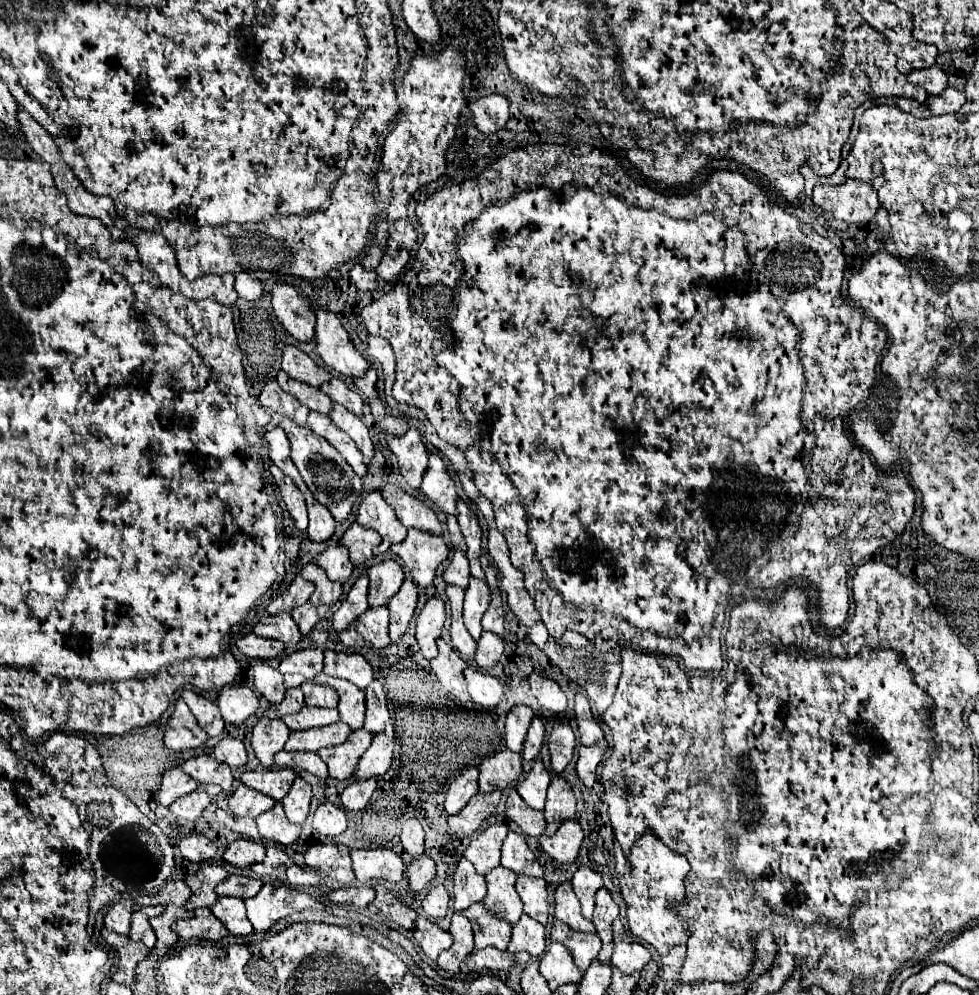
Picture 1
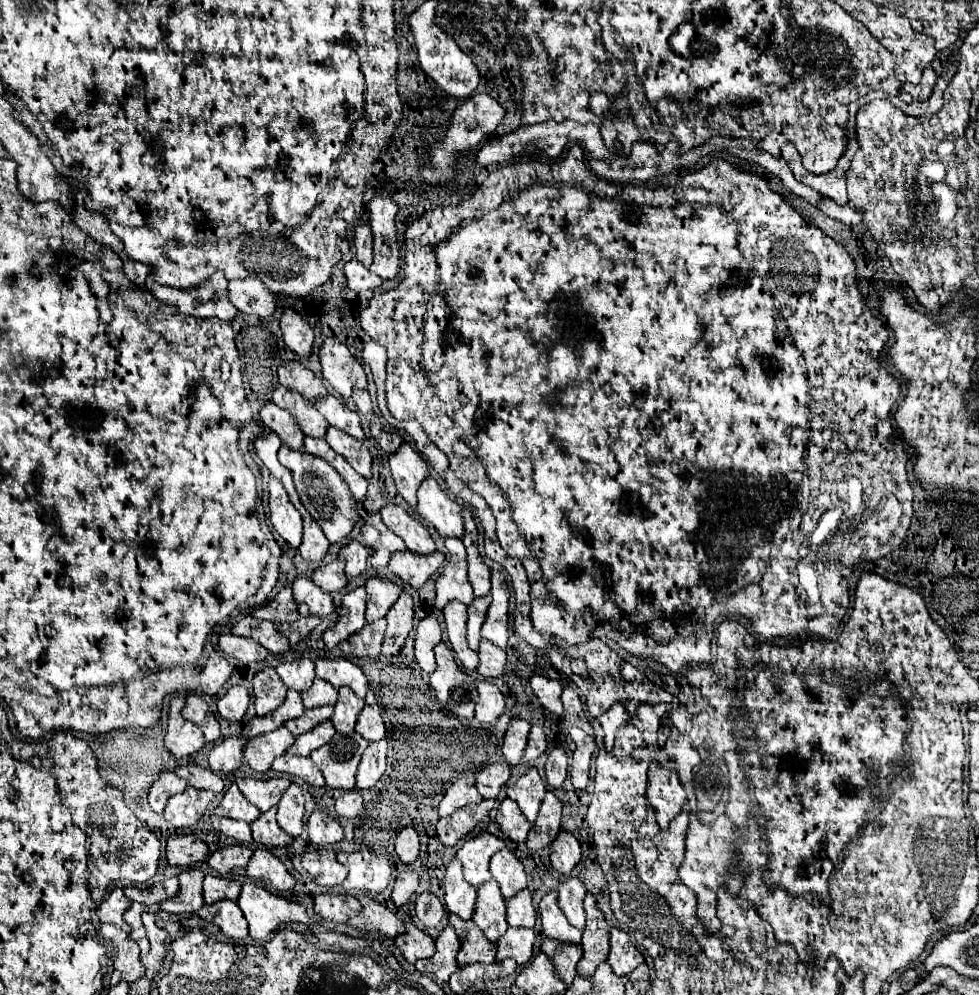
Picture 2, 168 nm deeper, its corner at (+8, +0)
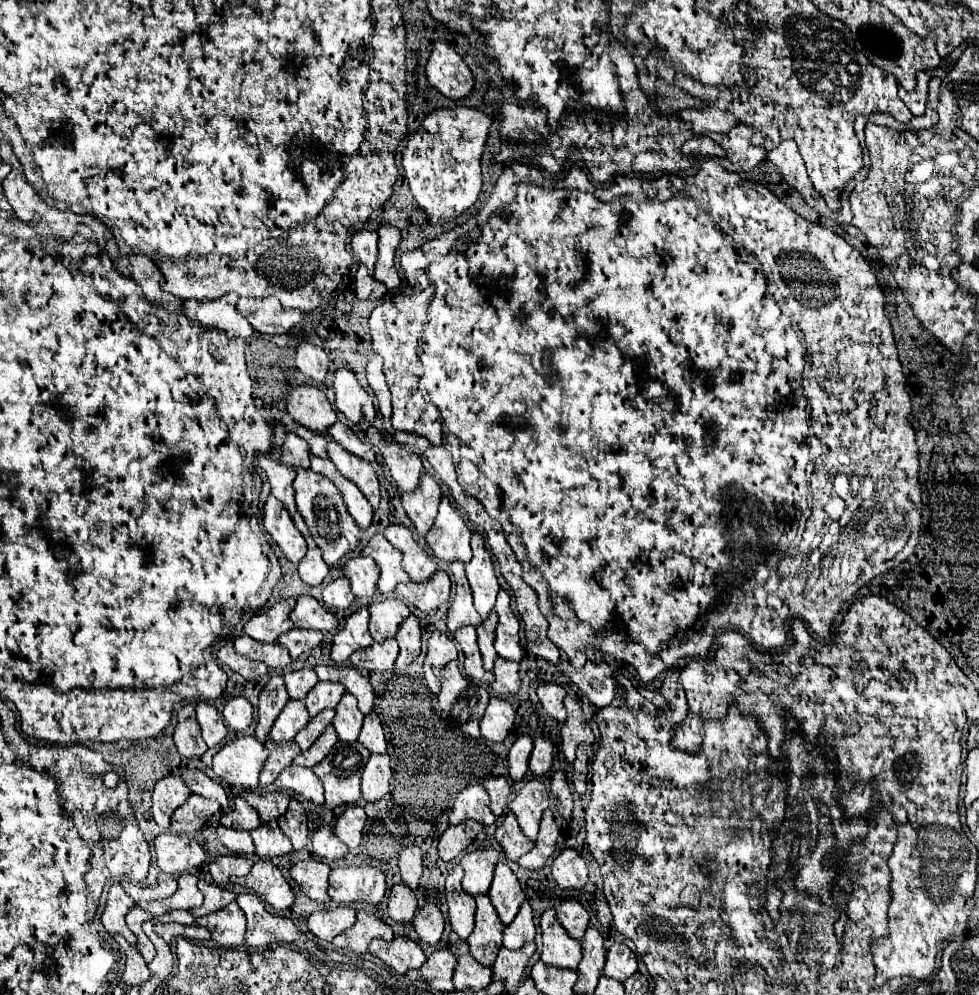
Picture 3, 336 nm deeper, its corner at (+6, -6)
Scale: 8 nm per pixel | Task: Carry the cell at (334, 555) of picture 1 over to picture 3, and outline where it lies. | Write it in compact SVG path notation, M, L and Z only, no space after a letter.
M337 577L335 581L323 587L323 603L331 609L347 609L353 603L353 591L347 577Z

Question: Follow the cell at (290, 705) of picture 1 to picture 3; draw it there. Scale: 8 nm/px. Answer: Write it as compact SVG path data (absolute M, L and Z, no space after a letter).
M289 699L289 703L283 707L283 713L273 723L269 739L271 741L291 741L295 733L303 729L307 723L309 723L309 713L307 713L305 703Z

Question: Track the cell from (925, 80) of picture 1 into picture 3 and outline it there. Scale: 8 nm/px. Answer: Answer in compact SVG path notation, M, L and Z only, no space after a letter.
M917 73L917 89L913 93L901 89L899 97L903 103L911 109L913 115L923 115L925 113L925 103L927 103L927 85L929 85L929 73Z

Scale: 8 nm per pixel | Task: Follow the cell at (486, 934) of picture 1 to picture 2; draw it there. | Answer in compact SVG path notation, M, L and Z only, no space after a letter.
M449 915L449 925L461 941L461 949L457 953L457 963L461 967L473 963L495 963L495 945L483 939L483 931L479 931L473 921L461 923L457 915Z

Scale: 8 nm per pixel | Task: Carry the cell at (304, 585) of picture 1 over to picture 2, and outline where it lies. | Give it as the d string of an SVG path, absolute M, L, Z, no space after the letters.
M291 587L281 589L275 595L275 599L265 605L265 609L259 607L251 615L257 619L267 619L271 623L293 623L299 617L299 613L297 613L297 607L295 607L295 601L291 595Z

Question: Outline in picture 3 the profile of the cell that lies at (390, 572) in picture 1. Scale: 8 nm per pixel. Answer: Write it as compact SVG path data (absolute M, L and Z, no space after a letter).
M383 599L383 601L371 601L369 603L369 631L373 641L385 641L387 637L393 637L401 621L409 615L409 607L399 599Z

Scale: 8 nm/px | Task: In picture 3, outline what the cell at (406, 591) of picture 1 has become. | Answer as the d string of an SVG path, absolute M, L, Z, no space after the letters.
M409 615L403 623L401 629L397 629L397 643L399 643L399 657L395 661L397 669L407 667L411 661L417 659L419 649L421 649L421 627L415 615Z

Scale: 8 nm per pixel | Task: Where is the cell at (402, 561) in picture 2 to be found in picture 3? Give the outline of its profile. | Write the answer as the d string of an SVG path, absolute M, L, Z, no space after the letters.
M437 569L437 575L433 575L429 581L409 581L397 585L397 593L403 597L407 605L415 605L419 611L429 613L443 605L449 597L449 575L443 569Z

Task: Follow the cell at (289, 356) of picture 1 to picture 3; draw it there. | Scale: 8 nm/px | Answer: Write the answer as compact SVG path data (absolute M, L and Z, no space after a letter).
M315 385L295 387L287 395L287 411L299 425L323 435L327 435L327 427L337 421L337 413L327 401L327 395Z

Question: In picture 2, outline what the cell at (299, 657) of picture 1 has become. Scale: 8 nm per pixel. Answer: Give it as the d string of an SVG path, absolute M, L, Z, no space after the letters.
M297 659L293 663L281 663L277 667L277 673L289 689L305 691L315 679L315 665L311 659Z

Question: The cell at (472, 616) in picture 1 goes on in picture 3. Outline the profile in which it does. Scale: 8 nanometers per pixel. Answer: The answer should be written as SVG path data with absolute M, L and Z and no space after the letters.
M491 611L489 617L477 627L477 643L479 643L479 651L483 655L483 665L487 671L493 669L493 661L497 657L497 651L493 649L495 627L497 627L497 613L495 611Z

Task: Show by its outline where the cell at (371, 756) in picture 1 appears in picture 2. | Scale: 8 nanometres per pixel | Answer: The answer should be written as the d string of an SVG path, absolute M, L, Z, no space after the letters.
M381 739L377 743L371 743L359 763L357 771L357 789L373 789L377 781L385 773L385 761L387 761L387 739Z

